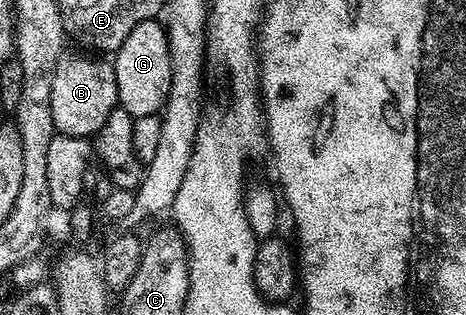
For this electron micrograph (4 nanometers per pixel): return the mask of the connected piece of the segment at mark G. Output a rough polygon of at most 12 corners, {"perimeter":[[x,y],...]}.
{"perimeter":[[135,25],[111,64],[117,102],[138,119],[164,108],[169,36]]}

